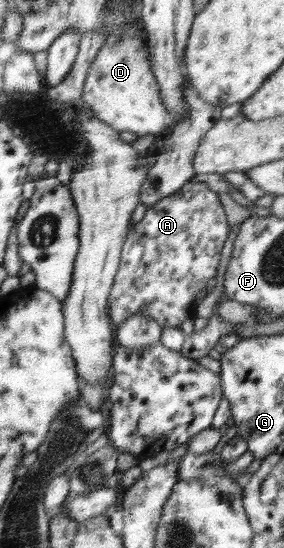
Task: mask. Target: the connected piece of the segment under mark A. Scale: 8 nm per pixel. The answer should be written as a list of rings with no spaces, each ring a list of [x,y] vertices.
[[[188,182],[174,194],[147,207],[144,217],[136,223],[123,244],[119,272],[116,273],[115,284],[111,288],[108,307],[116,329],[136,314],[152,317],[152,320],[162,328],[181,327],[184,320],[190,319],[196,312],[194,306],[196,296],[216,276],[220,250],[226,236],[228,236],[228,224],[221,200],[218,200],[218,196],[204,184]]]

